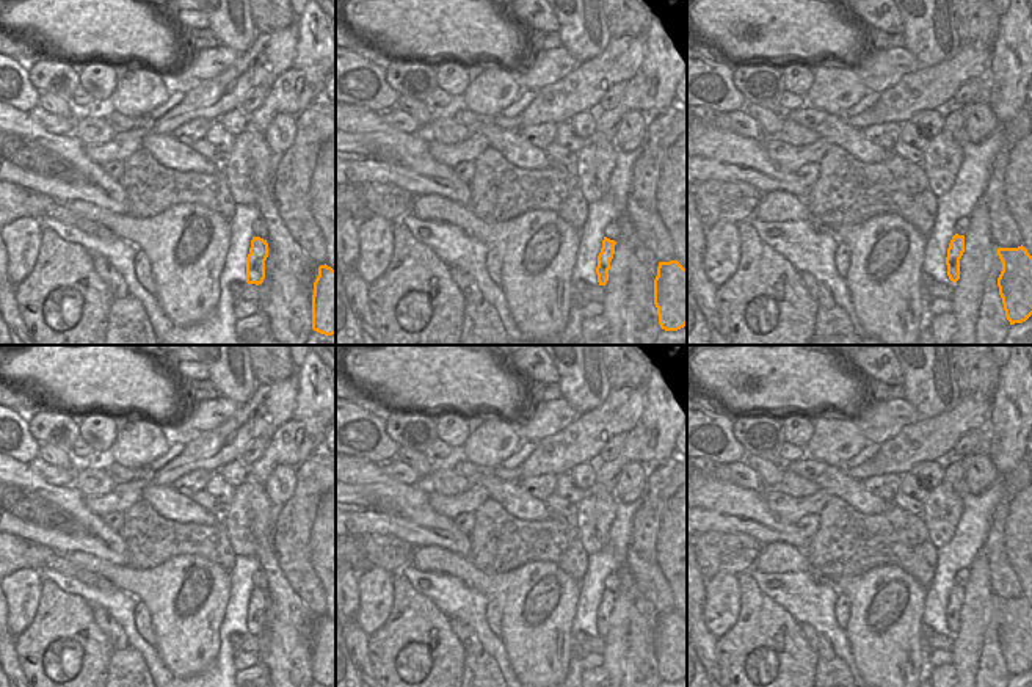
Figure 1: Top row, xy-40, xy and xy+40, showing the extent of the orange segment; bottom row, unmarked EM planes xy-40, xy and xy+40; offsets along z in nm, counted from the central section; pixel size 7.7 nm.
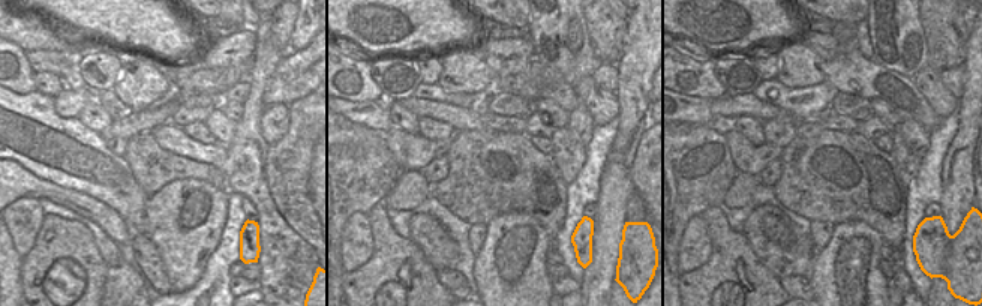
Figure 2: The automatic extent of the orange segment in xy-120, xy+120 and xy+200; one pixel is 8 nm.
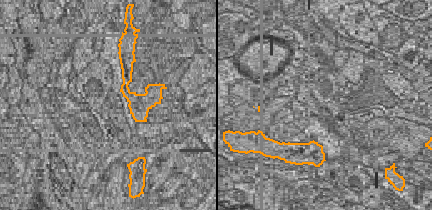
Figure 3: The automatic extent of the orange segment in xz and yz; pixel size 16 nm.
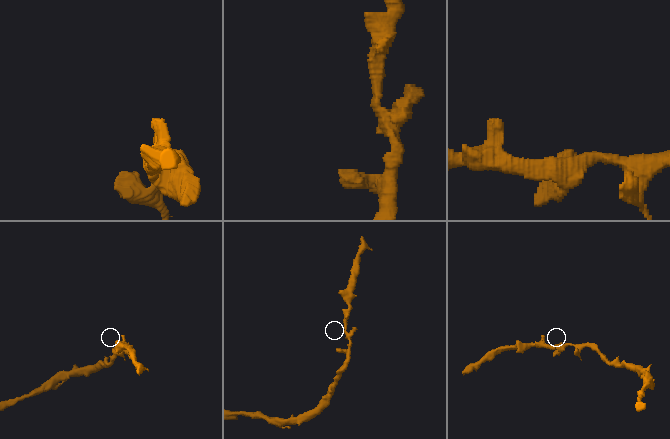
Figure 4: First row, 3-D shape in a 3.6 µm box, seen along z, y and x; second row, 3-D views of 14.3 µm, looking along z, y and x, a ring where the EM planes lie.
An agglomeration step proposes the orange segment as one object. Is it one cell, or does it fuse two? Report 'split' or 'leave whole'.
leave whole

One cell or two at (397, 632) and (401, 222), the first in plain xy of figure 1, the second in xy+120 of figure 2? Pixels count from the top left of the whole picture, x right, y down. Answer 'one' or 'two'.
two

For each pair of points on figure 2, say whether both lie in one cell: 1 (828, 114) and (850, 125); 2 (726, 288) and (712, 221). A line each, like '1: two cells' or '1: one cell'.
1: one cell
2: one cell

